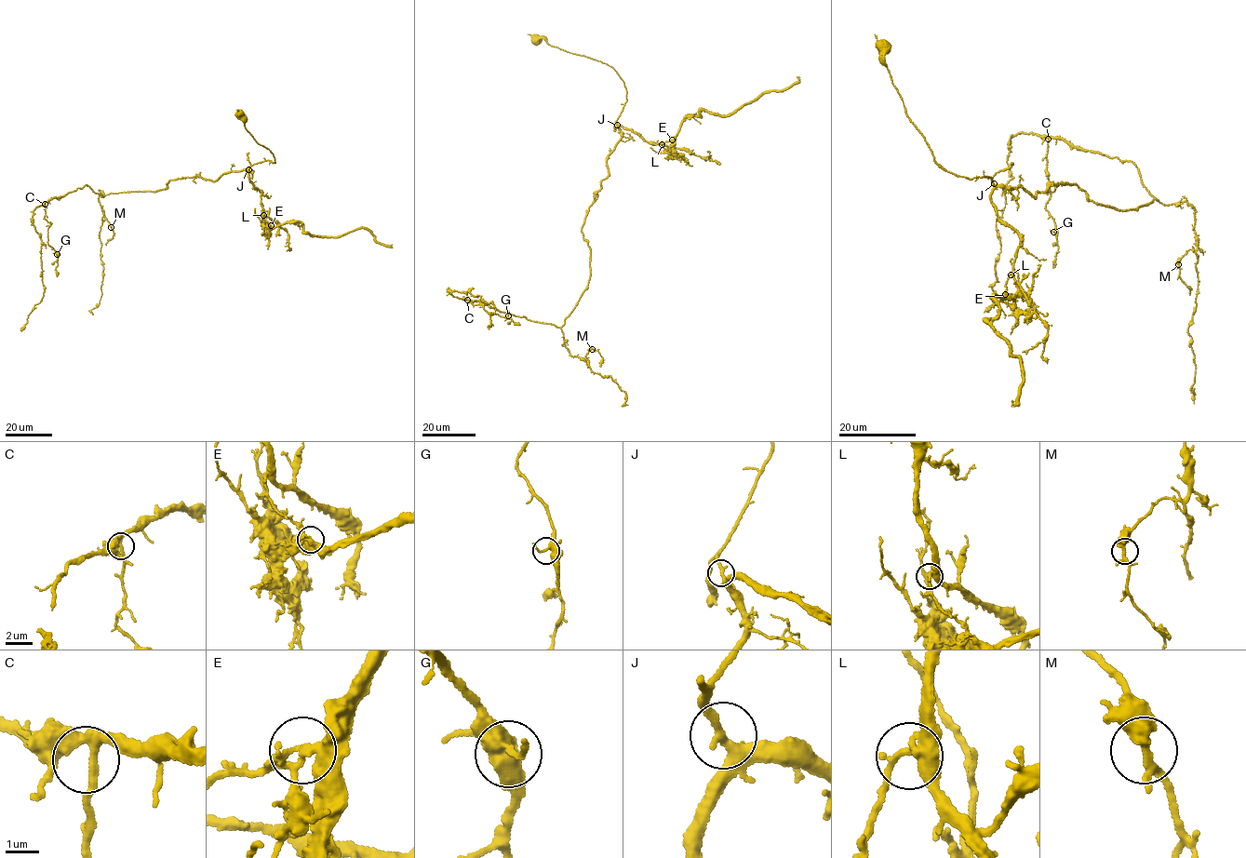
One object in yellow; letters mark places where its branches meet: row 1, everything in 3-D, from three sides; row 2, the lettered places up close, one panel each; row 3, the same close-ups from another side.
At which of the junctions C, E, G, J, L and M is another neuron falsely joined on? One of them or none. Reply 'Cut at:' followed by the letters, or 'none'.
Cut at: E

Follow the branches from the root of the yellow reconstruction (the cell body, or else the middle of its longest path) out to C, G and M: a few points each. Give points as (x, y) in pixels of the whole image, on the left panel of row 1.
C: (239, 115), (275, 162), (214, 180), (173, 179), (154, 192), (102, 195), (86, 184), (45, 204)
G: (239, 115), (275, 162), (154, 192), (102, 195), (86, 184), (48, 199), (57, 254)
M: (239, 115), (275, 162), (214, 180), (173, 179), (154, 192), (100, 192), (111, 227)

